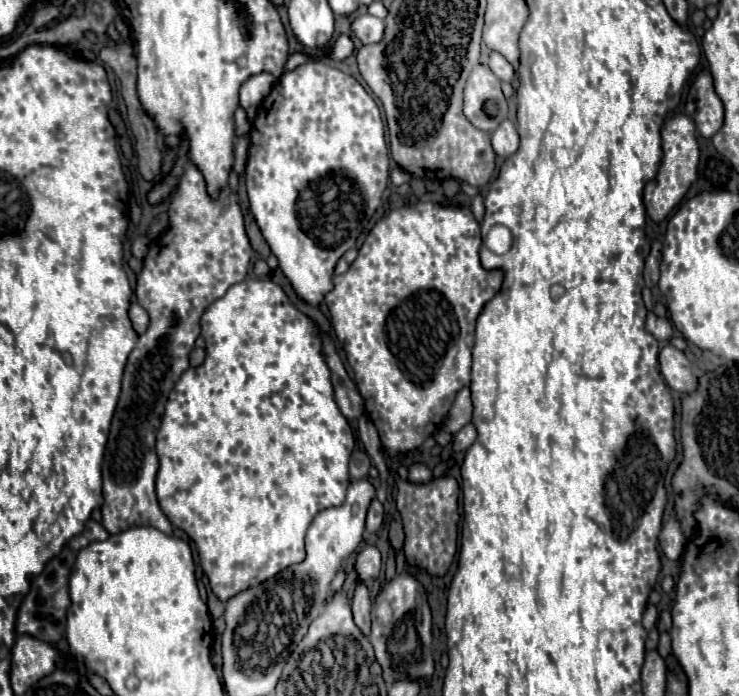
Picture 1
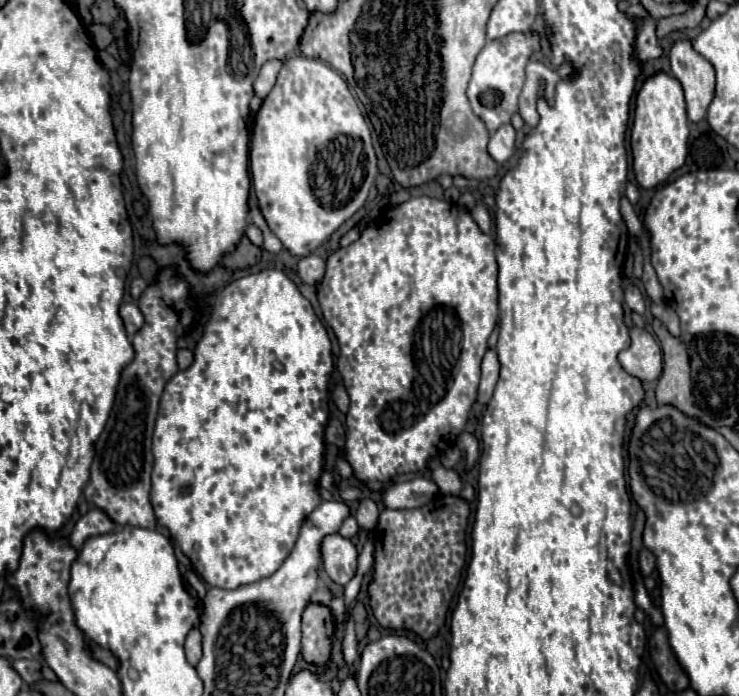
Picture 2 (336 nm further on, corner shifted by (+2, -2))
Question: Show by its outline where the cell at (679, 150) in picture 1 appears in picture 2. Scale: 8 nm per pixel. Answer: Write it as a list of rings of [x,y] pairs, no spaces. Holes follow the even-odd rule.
[[[659,71],[647,77],[637,91],[635,99],[635,117],[631,127],[631,155],[633,155],[633,173],[637,183],[645,189],[653,189],[663,183],[675,169],[679,169],[687,158],[689,148],[689,125],[685,111],[685,97],[679,81]]]

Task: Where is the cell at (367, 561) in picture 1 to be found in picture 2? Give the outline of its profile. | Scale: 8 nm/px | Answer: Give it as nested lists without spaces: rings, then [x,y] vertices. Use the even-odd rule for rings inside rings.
[[[327,535],[321,541],[321,561],[327,571],[327,575],[339,583],[347,585],[347,581],[355,575],[357,567],[357,549],[355,545],[341,537],[341,535]]]

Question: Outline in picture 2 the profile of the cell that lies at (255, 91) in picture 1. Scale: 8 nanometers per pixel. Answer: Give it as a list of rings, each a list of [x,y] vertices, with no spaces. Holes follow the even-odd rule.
[[[271,59],[271,61],[267,61],[267,63],[261,67],[259,77],[255,79],[255,85],[253,85],[253,87],[255,87],[255,95],[259,95],[259,97],[263,99],[263,97],[273,89],[281,65],[283,65],[283,61],[279,61],[279,59]]]

